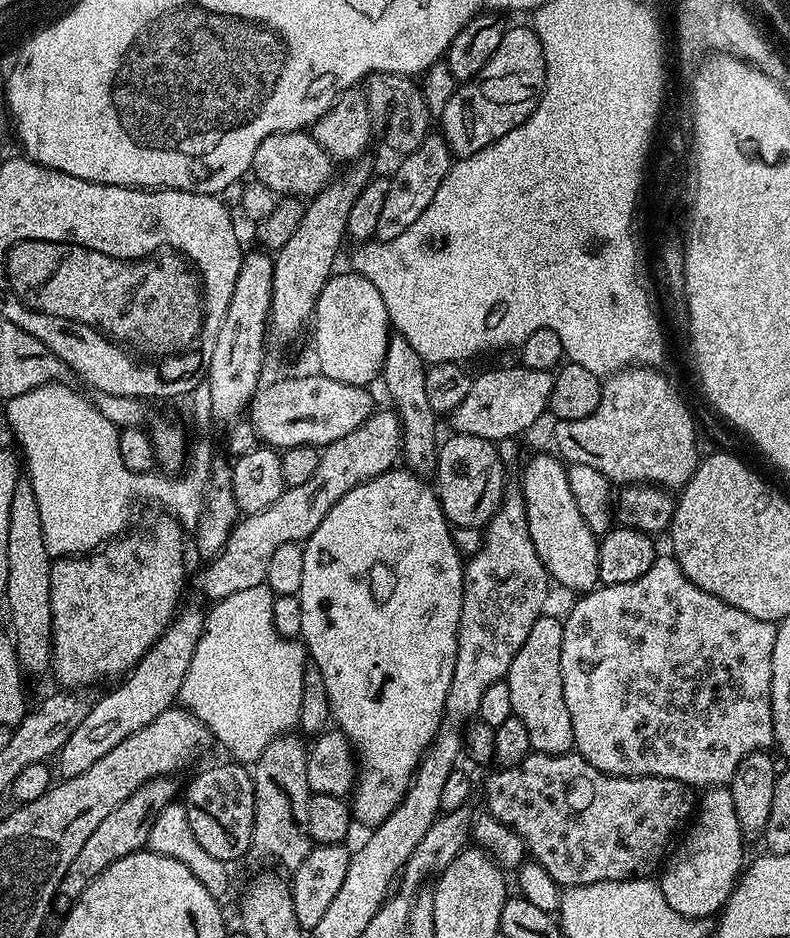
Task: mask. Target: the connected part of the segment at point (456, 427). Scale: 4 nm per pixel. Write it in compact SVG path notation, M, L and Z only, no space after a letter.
M515 367L492 368L473 379L470 394L466 394L466 398L462 398L450 413L453 433L474 434L478 438L499 442L519 437L519 432L539 422L540 415L548 412L553 373Z

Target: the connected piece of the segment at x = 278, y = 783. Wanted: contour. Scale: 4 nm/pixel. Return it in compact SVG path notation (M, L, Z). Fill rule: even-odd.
M296 734L280 736L270 742L266 750L262 750L251 769L254 782L254 834L251 851L257 852L264 860L281 864L287 870L295 870L314 846L306 822L310 793L306 782L308 748L303 742Z

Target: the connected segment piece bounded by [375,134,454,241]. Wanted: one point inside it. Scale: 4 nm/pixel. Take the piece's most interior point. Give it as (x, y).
(412, 187)

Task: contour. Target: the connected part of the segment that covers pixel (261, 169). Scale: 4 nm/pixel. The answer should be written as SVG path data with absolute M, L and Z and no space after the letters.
M301 130L267 136L262 146L254 150L254 162L250 172L255 179L270 186L270 190L274 190L281 197L311 198L319 194L328 185L328 181L333 179L332 167L334 167L332 157L326 154L326 150L322 150L322 146L318 146L318 142L311 134Z

